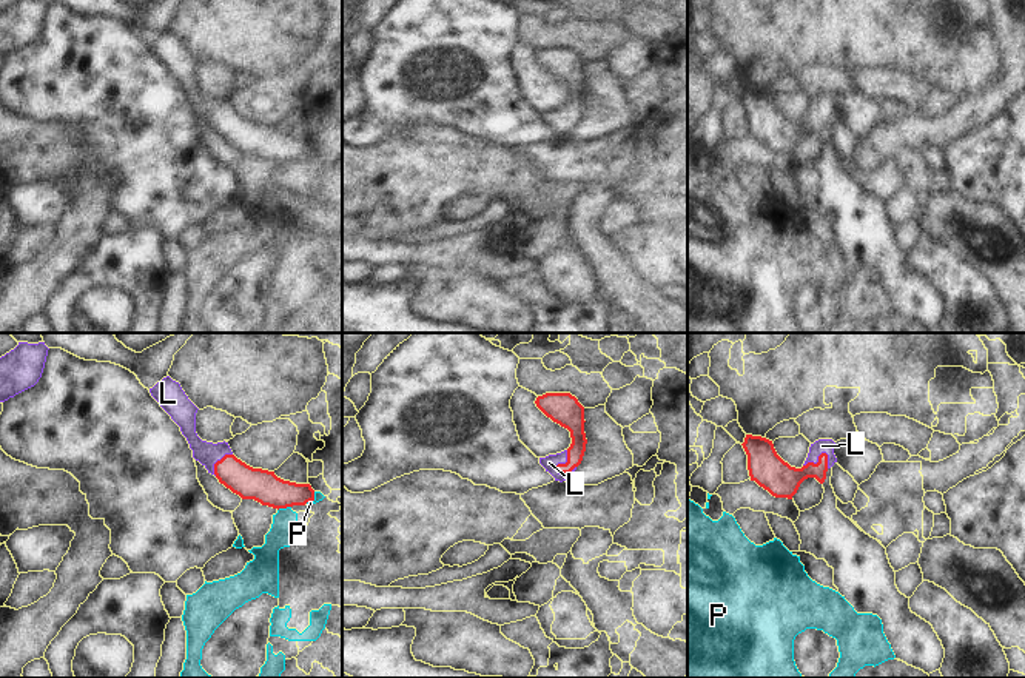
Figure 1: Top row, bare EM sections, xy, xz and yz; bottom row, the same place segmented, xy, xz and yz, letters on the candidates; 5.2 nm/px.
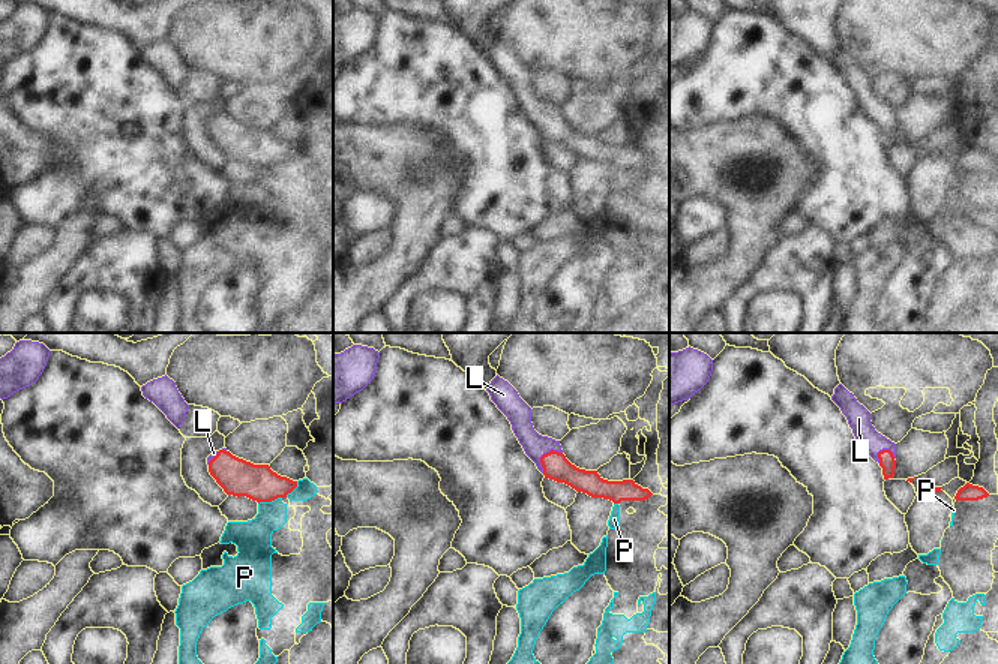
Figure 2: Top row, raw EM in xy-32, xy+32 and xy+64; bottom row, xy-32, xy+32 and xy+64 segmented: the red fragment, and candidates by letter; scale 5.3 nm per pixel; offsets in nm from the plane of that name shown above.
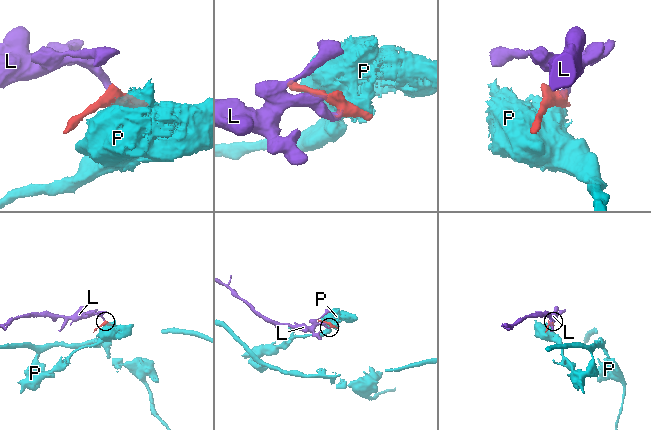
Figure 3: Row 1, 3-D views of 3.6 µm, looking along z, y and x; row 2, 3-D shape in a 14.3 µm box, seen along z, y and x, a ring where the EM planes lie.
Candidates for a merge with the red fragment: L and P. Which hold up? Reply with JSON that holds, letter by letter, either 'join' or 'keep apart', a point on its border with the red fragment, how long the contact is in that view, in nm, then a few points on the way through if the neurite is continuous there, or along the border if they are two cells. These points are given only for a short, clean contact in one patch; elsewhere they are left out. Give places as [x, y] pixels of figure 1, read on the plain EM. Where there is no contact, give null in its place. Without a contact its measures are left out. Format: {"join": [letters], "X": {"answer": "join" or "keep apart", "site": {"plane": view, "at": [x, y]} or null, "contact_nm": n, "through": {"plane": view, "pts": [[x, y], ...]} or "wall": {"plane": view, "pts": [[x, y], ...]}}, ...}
{"join": ["L"], "L": {"answer": "join", "site": {"plane": "xz", "at": [563, 119]}, "contact_nm": 140, "through": {"plane": "xz", "pts": [[572, 73], [577, 105], [563, 119], [549, 117]]}}, "P": {"answer": "keep apart", "site": {"plane": "xy", "at": [284, 162]}, "contact_nm": 80}}

